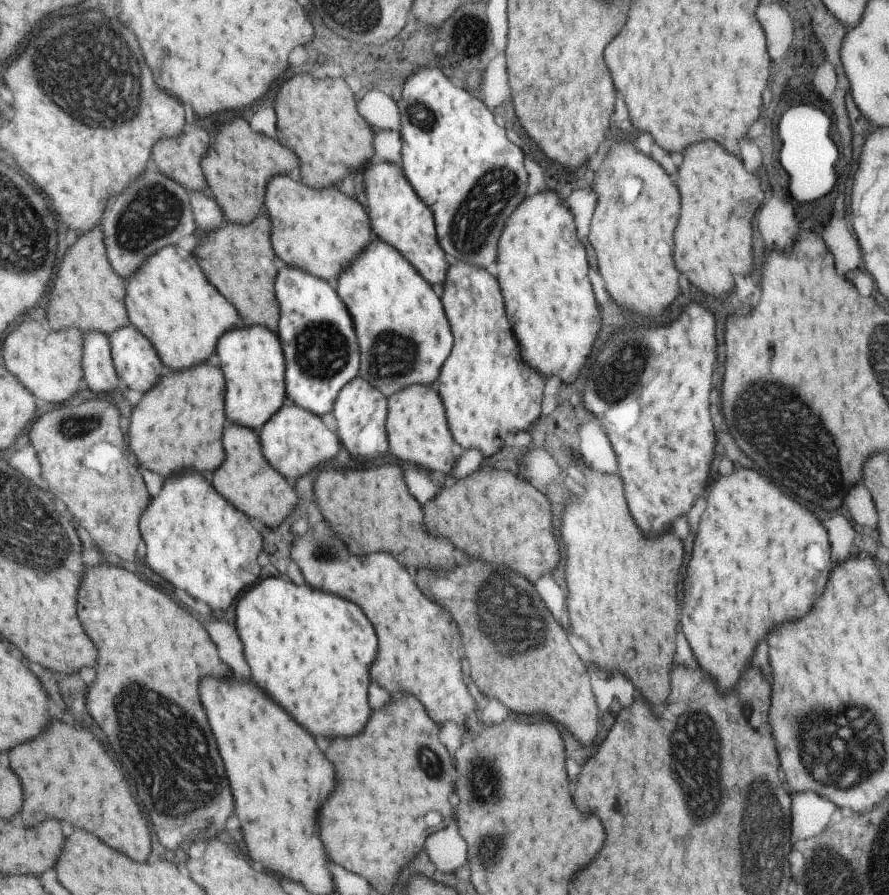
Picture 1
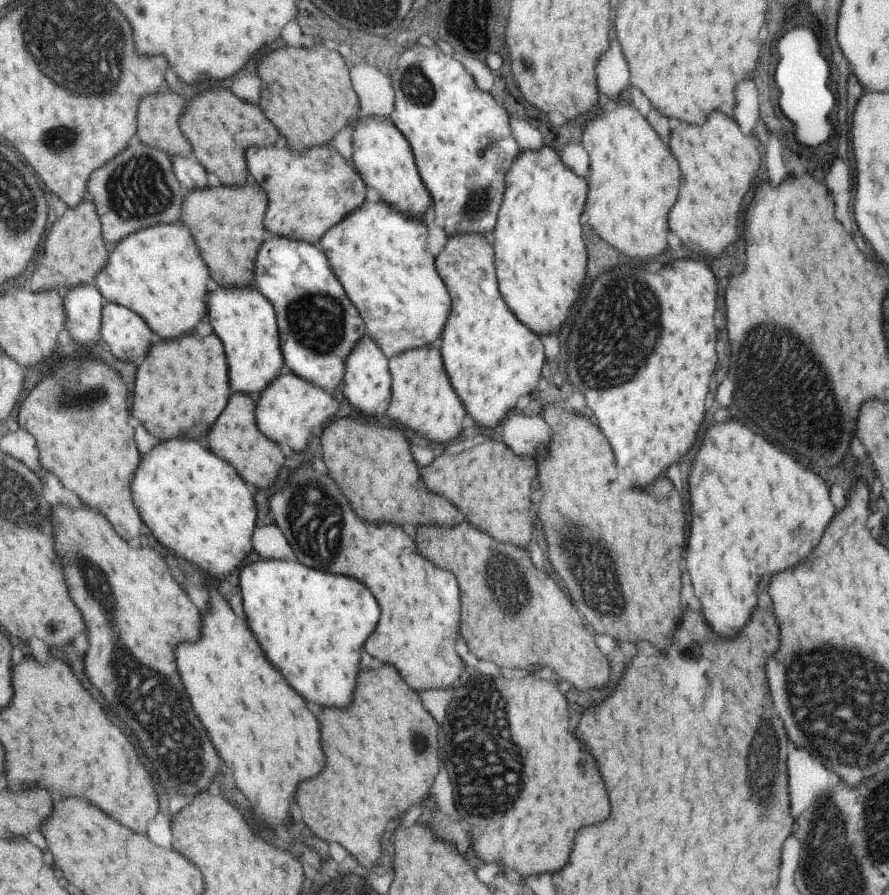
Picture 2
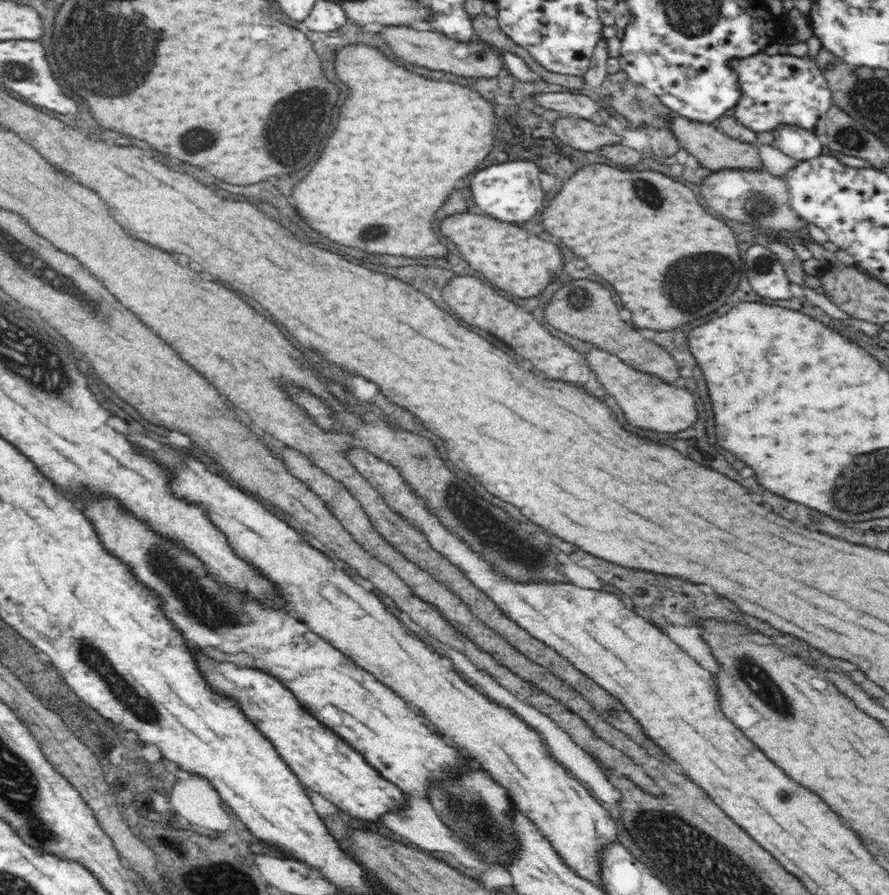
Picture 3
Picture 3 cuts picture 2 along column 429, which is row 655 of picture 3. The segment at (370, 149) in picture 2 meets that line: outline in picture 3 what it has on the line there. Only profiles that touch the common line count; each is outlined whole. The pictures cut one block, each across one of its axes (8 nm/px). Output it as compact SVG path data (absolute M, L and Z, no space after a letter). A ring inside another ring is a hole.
M194 645L191 652L193 652L199 671L208 686L216 694L221 694L235 701L239 710L243 712L243 716L250 720L251 724L272 743L279 758L287 766L290 766L290 770L302 784L305 784L314 792L322 794L326 800L335 804L338 809L348 812L351 817L364 820L366 823L378 821L384 813L396 813L398 808L406 808L407 800L399 788L381 778L378 772L374 771L362 756L356 756L356 752L350 752L350 748L346 746L344 740L340 740L339 736L332 733L329 728L325 728L321 723L318 723L295 700L295 696L278 680L274 680L273 676L256 668L242 668L230 663L230 661L219 661L214 655L207 654L202 648Z

